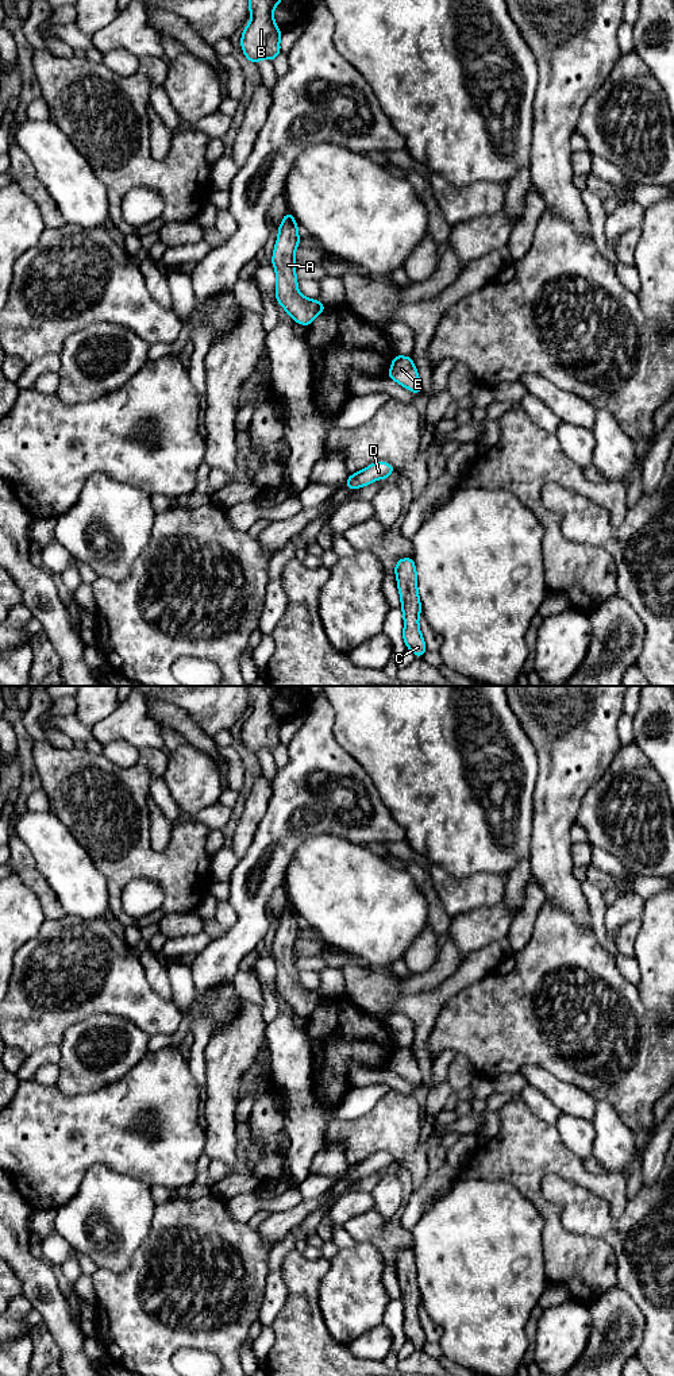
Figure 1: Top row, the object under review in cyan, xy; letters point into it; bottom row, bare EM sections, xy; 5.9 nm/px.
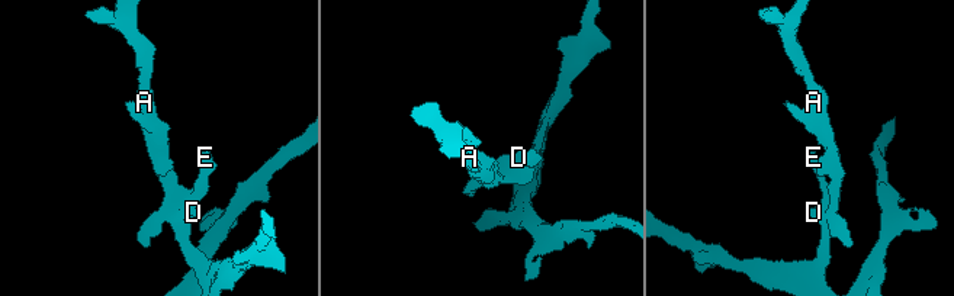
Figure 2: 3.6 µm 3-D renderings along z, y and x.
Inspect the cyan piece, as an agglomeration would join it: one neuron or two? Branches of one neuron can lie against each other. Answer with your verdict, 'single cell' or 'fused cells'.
single cell

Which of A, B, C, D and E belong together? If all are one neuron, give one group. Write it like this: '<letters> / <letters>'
A B C D E

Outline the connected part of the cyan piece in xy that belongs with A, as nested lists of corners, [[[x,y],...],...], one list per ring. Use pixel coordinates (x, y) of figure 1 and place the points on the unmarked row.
[[[286,902],[278,918],[271,955],[276,960],[276,990],[288,1006],[299,1015],[309,1017],[327,998],[319,991],[303,987],[297,980],[294,945],[300,934],[299,917]]]

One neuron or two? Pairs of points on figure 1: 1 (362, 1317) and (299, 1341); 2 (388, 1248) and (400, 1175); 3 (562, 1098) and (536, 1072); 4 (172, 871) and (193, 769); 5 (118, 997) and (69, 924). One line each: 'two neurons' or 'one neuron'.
1: two neurons
2: one neuron
3: one neuron
4: two neurons
5: one neuron

